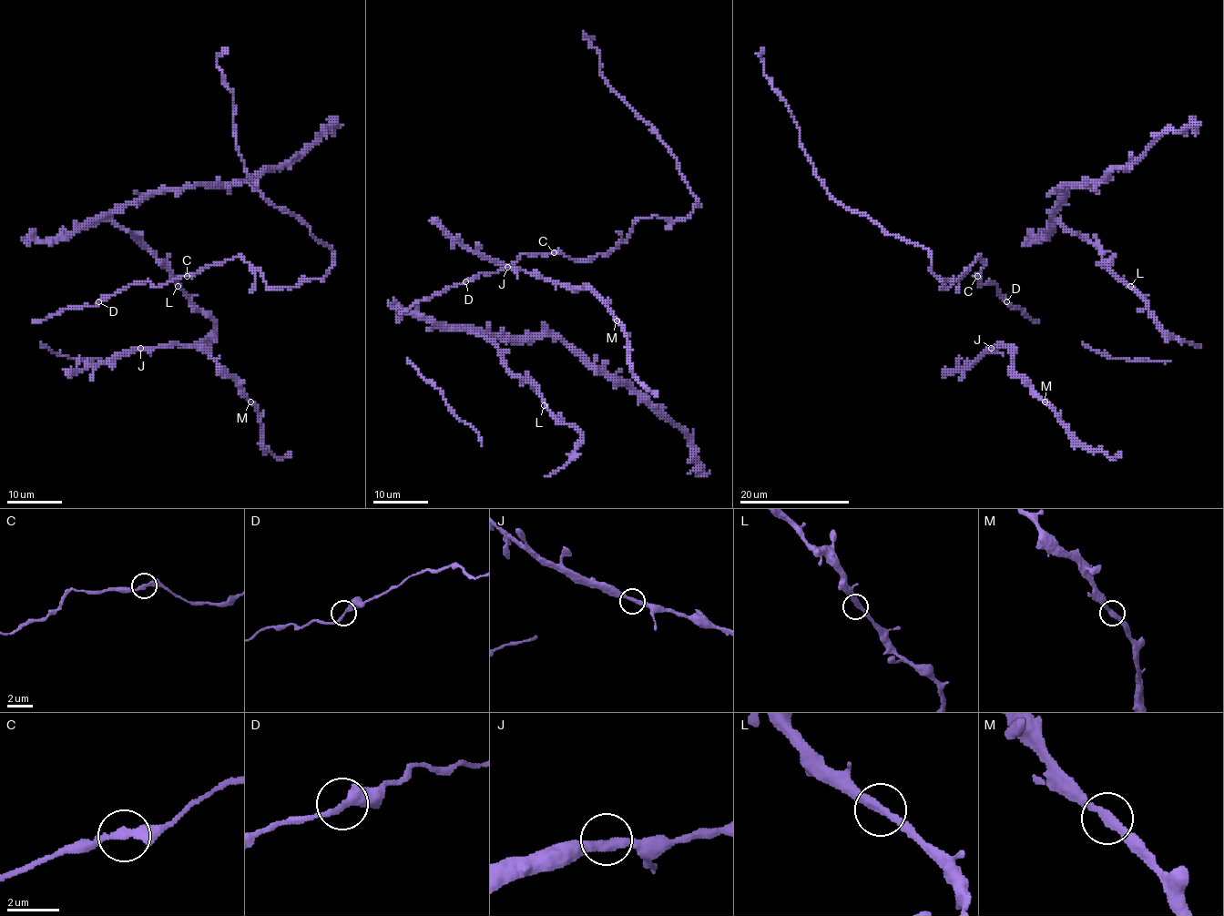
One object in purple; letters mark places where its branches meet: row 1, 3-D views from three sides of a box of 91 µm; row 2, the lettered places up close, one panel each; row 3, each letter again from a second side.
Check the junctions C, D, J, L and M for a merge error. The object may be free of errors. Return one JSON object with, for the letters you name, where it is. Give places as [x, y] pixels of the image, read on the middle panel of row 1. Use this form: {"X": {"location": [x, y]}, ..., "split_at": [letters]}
{"split_at": []}

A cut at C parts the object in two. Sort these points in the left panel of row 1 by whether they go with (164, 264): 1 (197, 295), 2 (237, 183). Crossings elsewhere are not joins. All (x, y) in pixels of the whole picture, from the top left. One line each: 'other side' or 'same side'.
1: same side
2: same side

